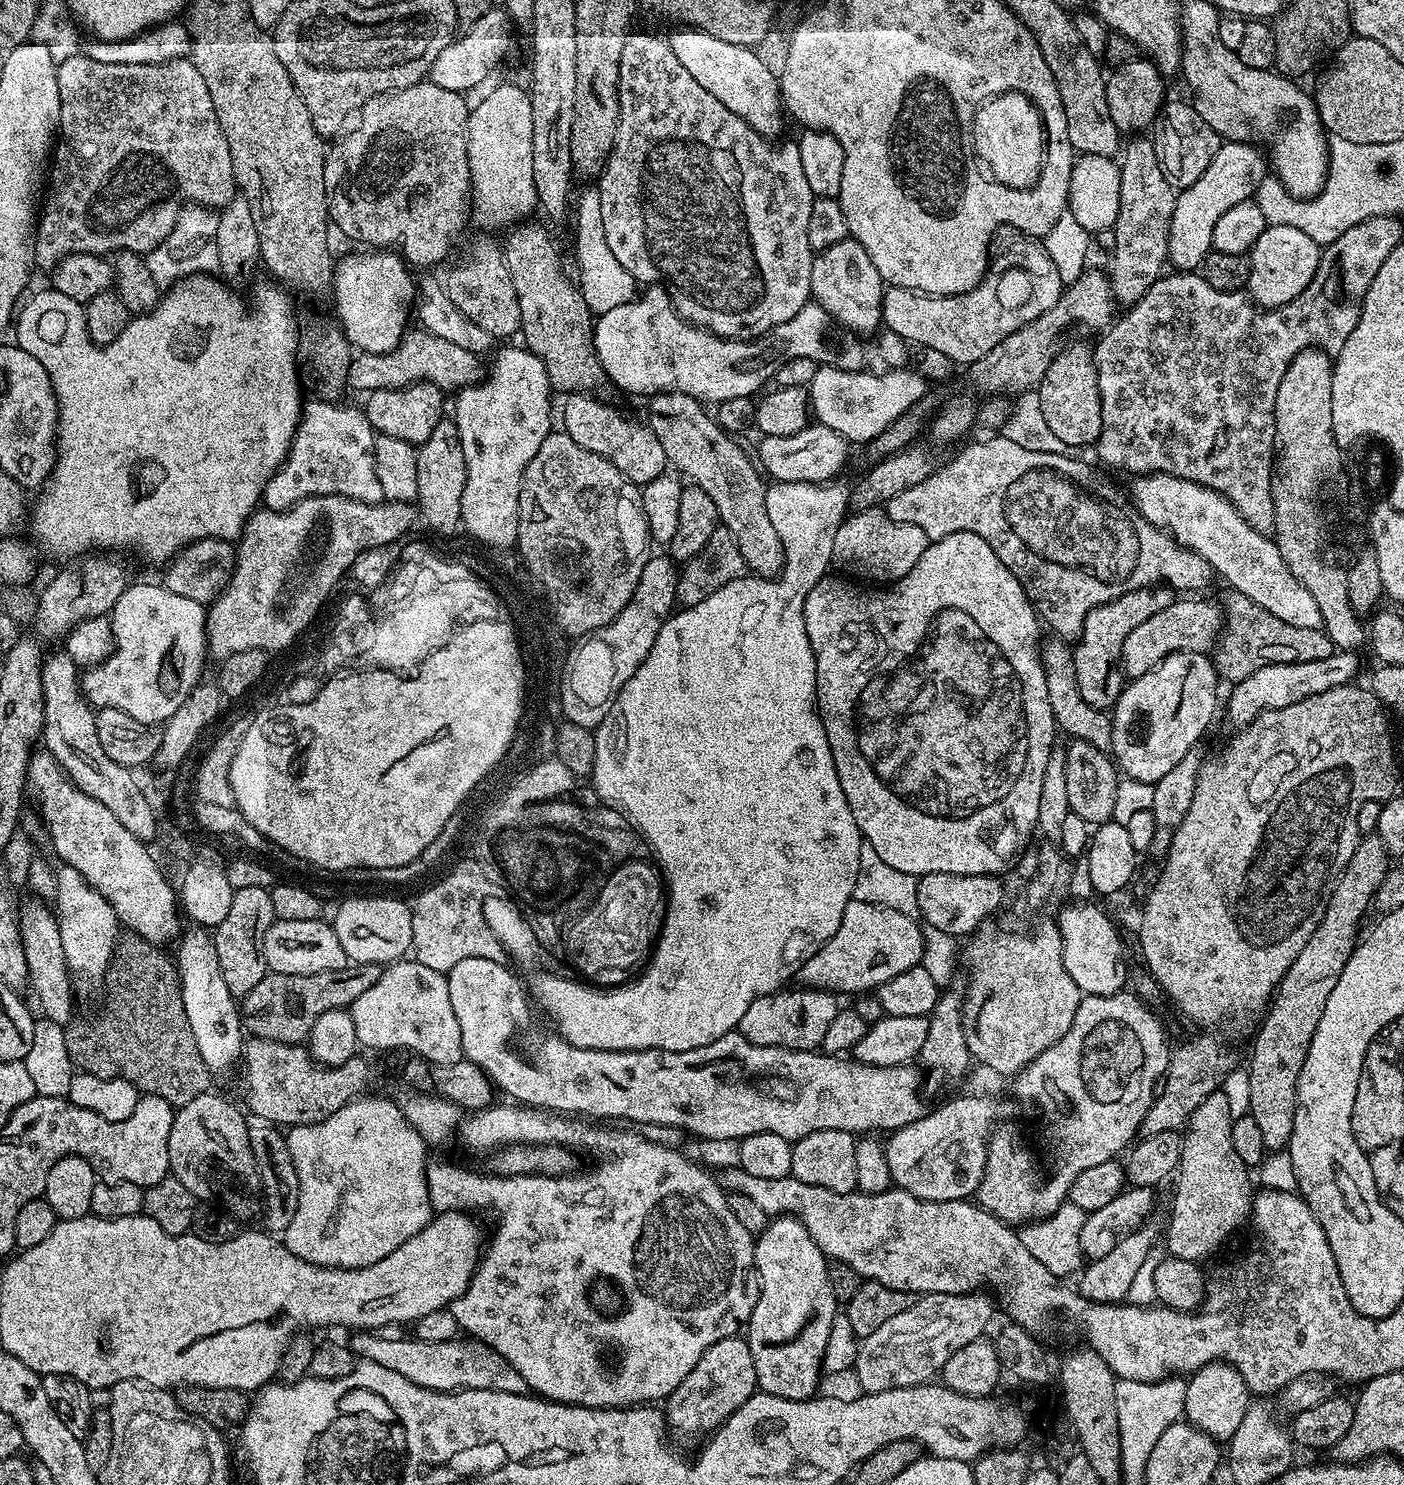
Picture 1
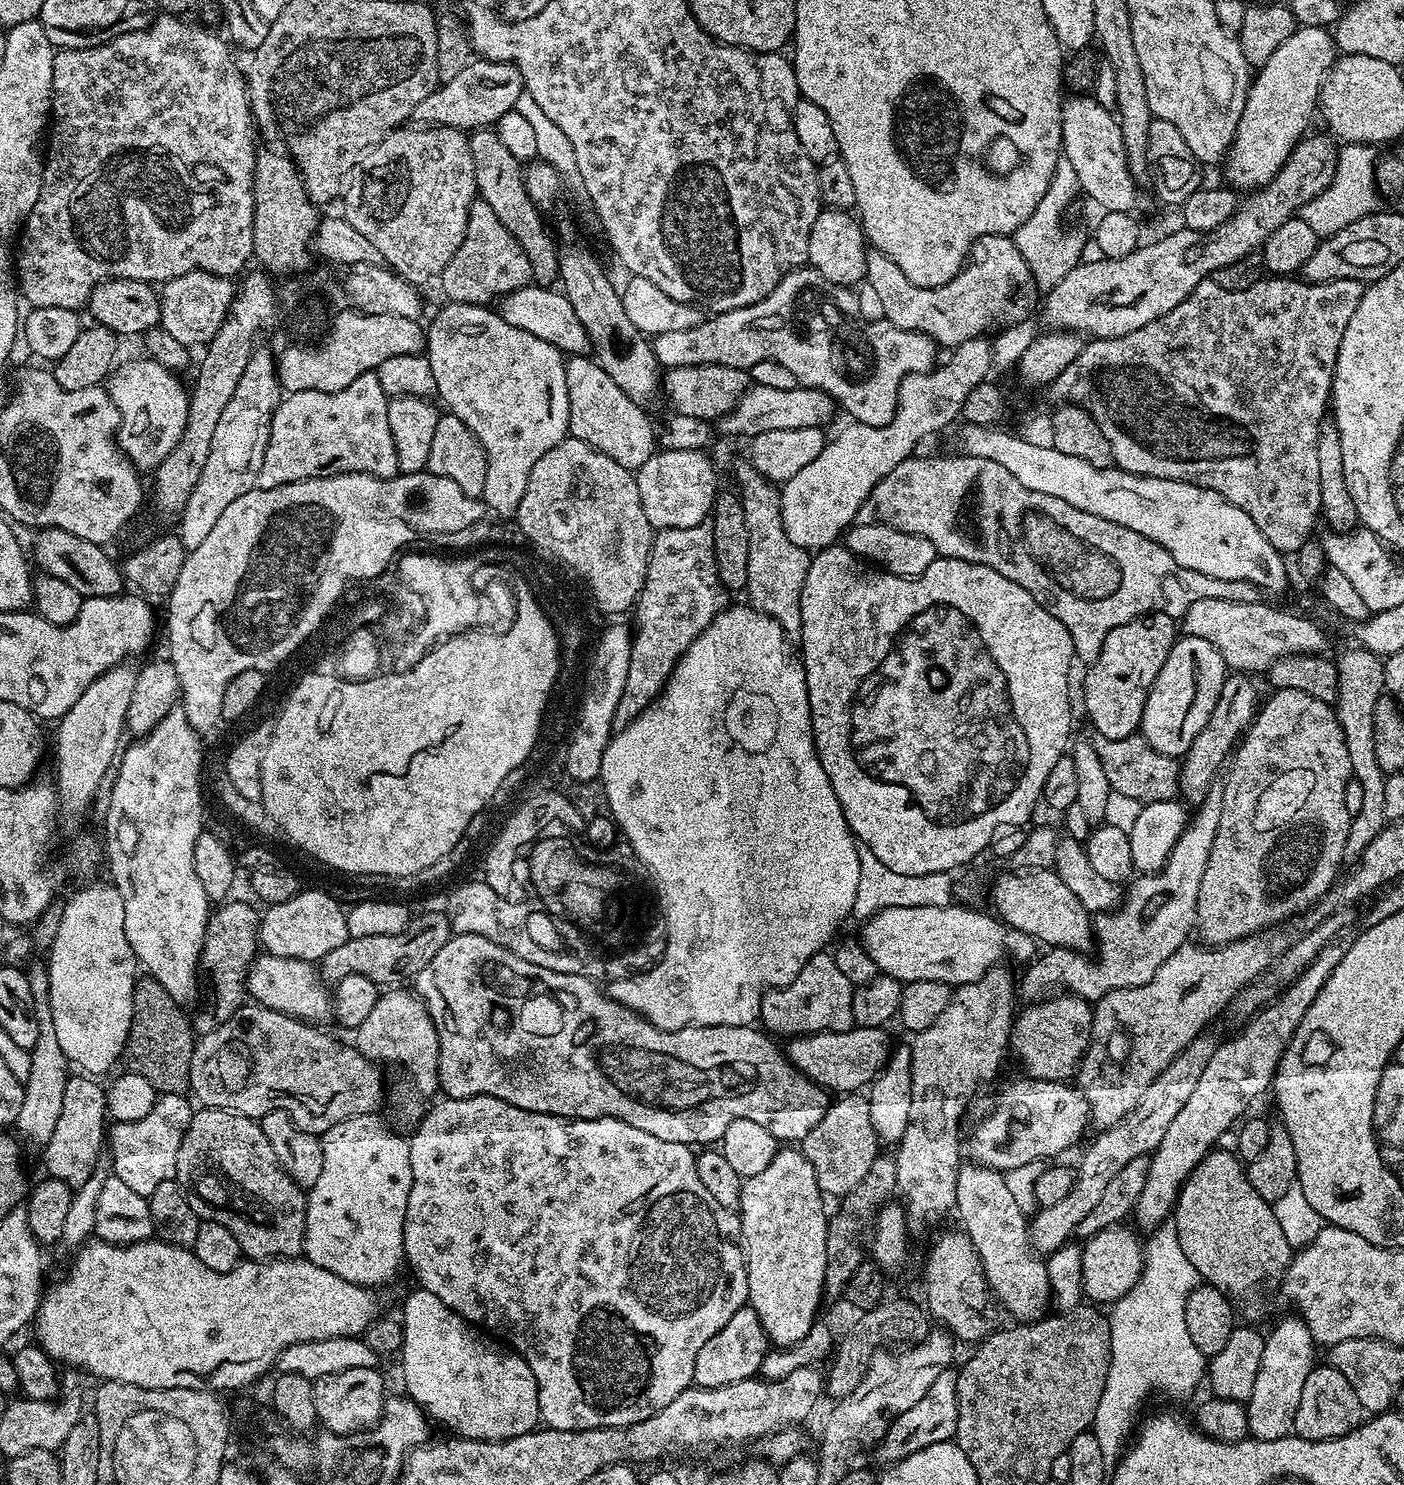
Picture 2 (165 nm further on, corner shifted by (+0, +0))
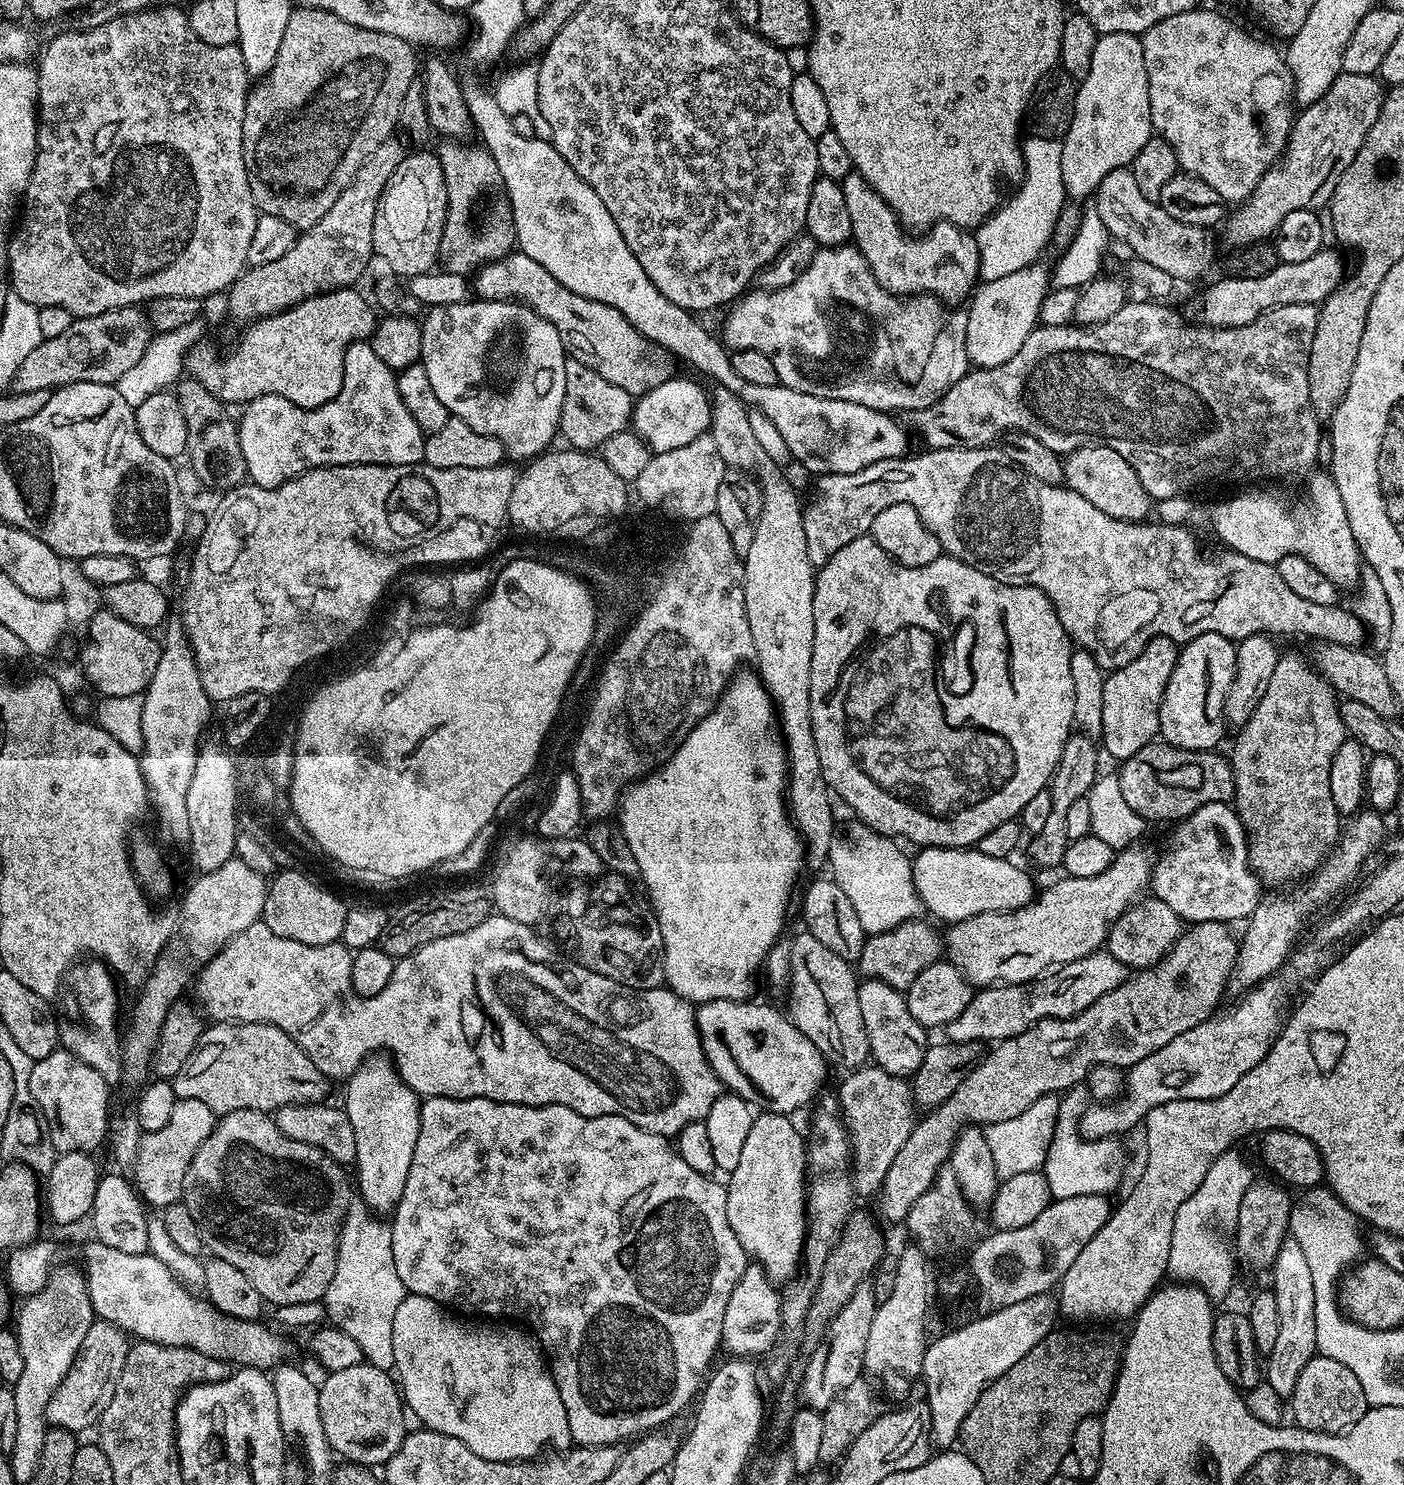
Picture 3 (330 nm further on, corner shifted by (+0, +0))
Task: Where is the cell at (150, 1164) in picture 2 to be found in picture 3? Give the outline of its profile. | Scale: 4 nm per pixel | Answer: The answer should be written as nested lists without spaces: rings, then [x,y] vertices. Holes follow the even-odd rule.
[[[198,1098],[177,1099],[170,1122],[166,1122],[162,1130],[141,1135],[140,1149],[130,1176],[149,1209],[163,1210],[183,1201],[186,1170],[190,1170],[190,1162],[194,1162],[194,1154],[198,1154],[198,1146],[210,1138],[217,1119],[217,1113],[212,1112],[206,1102],[198,1102]]]

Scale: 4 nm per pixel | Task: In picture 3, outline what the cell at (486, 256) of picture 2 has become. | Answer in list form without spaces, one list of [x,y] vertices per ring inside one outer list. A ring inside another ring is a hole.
[[[444,142],[438,148],[442,174],[446,178],[446,192],[448,194],[448,213],[446,226],[442,230],[440,243],[440,260],[443,267],[450,272],[467,277],[484,267],[485,264],[501,260],[516,248],[516,231],[514,222],[510,218],[504,220],[484,220],[479,224],[472,221],[472,215],[480,204],[480,199],[499,185],[501,179],[497,163],[487,149],[479,143]]]

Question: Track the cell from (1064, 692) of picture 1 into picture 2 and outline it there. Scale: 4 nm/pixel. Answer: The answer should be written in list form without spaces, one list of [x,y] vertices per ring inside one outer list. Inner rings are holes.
[[[1143,735],[1117,740],[1095,741],[1098,758],[1102,758],[1102,766],[1106,769],[1106,778],[1110,778],[1112,791],[1126,794],[1130,798],[1138,798],[1141,805],[1159,800],[1175,800],[1180,790],[1180,765],[1173,757],[1158,754],[1144,741]]]

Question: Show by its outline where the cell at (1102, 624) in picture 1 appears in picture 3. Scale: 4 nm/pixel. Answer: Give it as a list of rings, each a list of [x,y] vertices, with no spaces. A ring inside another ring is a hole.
[[[1156,636],[1145,644],[1142,654],[1138,654],[1134,662],[1105,675],[1102,688],[1100,736],[1103,751],[1107,755],[1109,752],[1116,762],[1123,762],[1136,756],[1138,750],[1142,750],[1142,746],[1153,743],[1160,736],[1162,698],[1166,684],[1170,682],[1170,676],[1174,674],[1174,666],[1178,662],[1179,653],[1177,641],[1165,636]]]

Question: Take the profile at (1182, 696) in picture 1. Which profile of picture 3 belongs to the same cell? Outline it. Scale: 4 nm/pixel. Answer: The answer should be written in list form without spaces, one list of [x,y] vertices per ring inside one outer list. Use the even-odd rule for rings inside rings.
[[[1202,634],[1180,648],[1174,674],[1166,684],[1160,707],[1163,743],[1191,752],[1207,752],[1224,736],[1224,703],[1236,673],[1236,644],[1222,634]]]

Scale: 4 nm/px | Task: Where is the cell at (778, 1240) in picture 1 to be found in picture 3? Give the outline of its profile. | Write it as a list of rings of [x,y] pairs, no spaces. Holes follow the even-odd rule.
[[[779,1112],[757,1115],[750,1134],[746,1134],[738,1166],[734,1166],[726,1180],[730,1230],[734,1230],[744,1251],[764,1267],[774,1282],[788,1282],[797,1275],[804,1254],[804,1232],[808,1228],[806,1140],[788,1120],[791,1119]]]

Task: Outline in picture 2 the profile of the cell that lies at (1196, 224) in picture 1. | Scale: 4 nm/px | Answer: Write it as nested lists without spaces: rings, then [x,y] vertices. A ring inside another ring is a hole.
[[[1303,26],[1297,27],[1294,34],[1290,34],[1290,38],[1286,38],[1286,42],[1282,42],[1282,46],[1278,46],[1278,50],[1274,50],[1274,54],[1270,54],[1270,58],[1265,64],[1259,65],[1258,71],[1253,75],[1252,85],[1248,88],[1248,97],[1246,98],[1246,106],[1242,110],[1242,118],[1238,122],[1238,130],[1236,131],[1236,141],[1233,142],[1229,148],[1229,154],[1222,162],[1222,169],[1224,168],[1224,176],[1229,185],[1233,189],[1239,190],[1244,194],[1251,194],[1270,183],[1278,174],[1278,170],[1288,161],[1292,151],[1295,150],[1296,145],[1300,143],[1302,137],[1309,131],[1308,123],[1312,120],[1313,114],[1317,111],[1318,101],[1320,99],[1320,88],[1323,85],[1325,76],[1331,71],[1332,65],[1337,61],[1338,53],[1336,50],[1336,41],[1333,33],[1327,27],[1322,28],[1306,28]]]

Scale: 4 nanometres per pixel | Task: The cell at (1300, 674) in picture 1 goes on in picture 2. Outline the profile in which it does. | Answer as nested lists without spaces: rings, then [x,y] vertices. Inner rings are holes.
[[[1212,783],[1204,801],[1191,813],[1184,833],[1178,838],[1174,850],[1170,850],[1168,860],[1159,873],[1137,875],[1127,885],[1119,907],[1095,917],[1096,961],[1083,952],[1053,947],[1045,951],[1048,953],[1044,957],[1041,955],[1027,965],[1028,973],[1018,980],[1019,995],[1021,992],[1025,1001],[1039,1002],[1063,989],[1065,993],[1095,1002],[1114,990],[1150,982],[1150,978],[1158,974],[1162,962],[1189,943],[1191,936],[1188,935],[1191,932],[1193,935],[1197,927],[1198,886],[1202,886],[1202,874],[1206,874],[1214,834],[1218,834],[1218,822],[1222,822],[1223,797],[1223,783]]]

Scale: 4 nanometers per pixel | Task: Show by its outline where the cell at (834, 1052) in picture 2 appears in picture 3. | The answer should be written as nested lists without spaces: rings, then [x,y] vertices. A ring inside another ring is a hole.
[[[715,1000],[695,1009],[696,1029],[700,1031],[704,1057],[708,1059],[708,1064],[721,1085],[731,1095],[740,1096],[753,1106],[759,1105],[761,1109],[770,1112],[793,1114],[803,1104],[811,1105],[814,1097],[821,1091],[819,1088],[824,1084],[825,1058],[814,1046],[814,1042],[810,1042],[810,1038],[806,1038],[802,1030],[795,1028],[781,1009],[780,1013],[768,1004],[752,1003],[748,1000]]]

